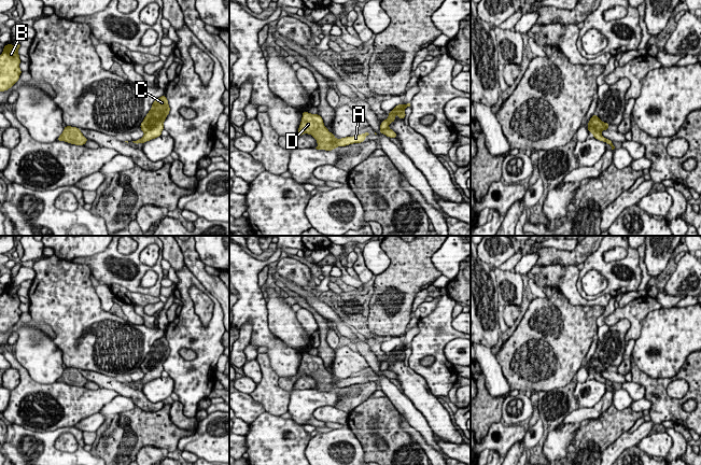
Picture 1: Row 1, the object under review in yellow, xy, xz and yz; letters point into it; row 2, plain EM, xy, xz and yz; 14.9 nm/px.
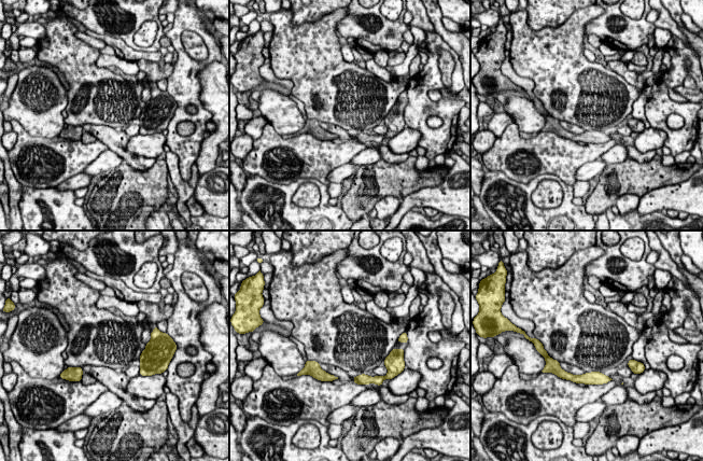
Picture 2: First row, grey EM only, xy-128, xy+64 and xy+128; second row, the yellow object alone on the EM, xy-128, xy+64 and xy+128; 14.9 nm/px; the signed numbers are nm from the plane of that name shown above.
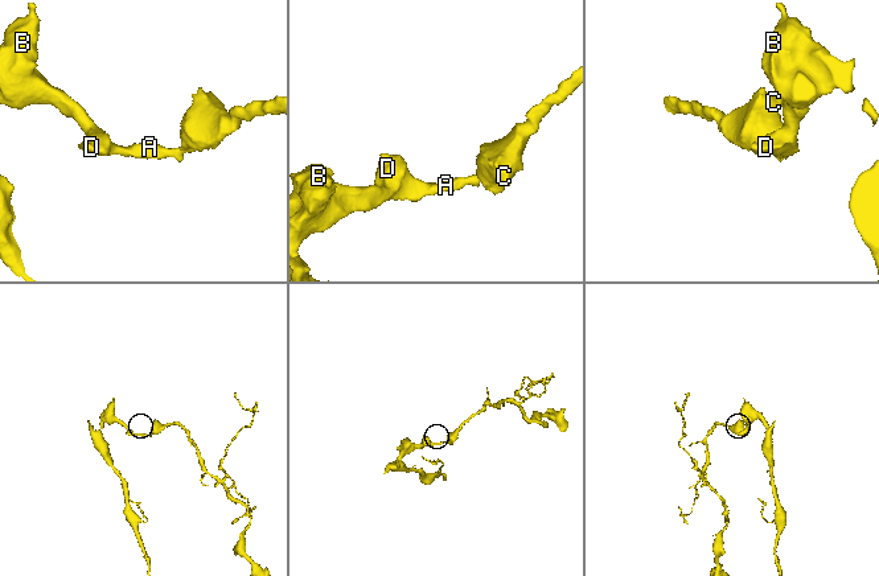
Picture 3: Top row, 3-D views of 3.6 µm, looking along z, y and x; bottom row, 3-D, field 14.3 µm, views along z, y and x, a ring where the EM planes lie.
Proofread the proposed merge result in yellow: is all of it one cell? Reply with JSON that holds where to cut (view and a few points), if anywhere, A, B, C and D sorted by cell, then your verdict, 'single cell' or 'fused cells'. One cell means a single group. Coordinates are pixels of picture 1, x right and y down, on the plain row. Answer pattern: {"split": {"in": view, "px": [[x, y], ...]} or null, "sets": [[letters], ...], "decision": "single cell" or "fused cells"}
{"split": null, "sets": [["A", "B", "C", "D"]], "decision": "single cell"}

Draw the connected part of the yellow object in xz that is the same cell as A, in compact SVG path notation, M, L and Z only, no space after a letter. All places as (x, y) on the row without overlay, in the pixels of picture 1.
M303 353L302 363L298 369L297 378L303 375L311 376L319 385L317 391L332 392L337 388L346 388L353 384L361 384L365 382L365 379L369 376L368 374L336 380L335 377L328 372L324 367L323 361L319 355L310 355L309 353Z

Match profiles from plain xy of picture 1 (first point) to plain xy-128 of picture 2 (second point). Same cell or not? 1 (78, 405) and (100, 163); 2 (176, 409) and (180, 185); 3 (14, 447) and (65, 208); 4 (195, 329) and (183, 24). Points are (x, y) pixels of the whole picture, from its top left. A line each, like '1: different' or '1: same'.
1: different
2: same
3: same
4: same

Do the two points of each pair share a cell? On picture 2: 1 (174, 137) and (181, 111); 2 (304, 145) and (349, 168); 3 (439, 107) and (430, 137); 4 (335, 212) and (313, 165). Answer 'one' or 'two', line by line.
1: one
2: two
3: one
4: two

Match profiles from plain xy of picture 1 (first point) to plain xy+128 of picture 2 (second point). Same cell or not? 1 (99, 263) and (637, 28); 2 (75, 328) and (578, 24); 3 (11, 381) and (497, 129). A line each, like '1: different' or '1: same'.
1: same
2: same
3: same

